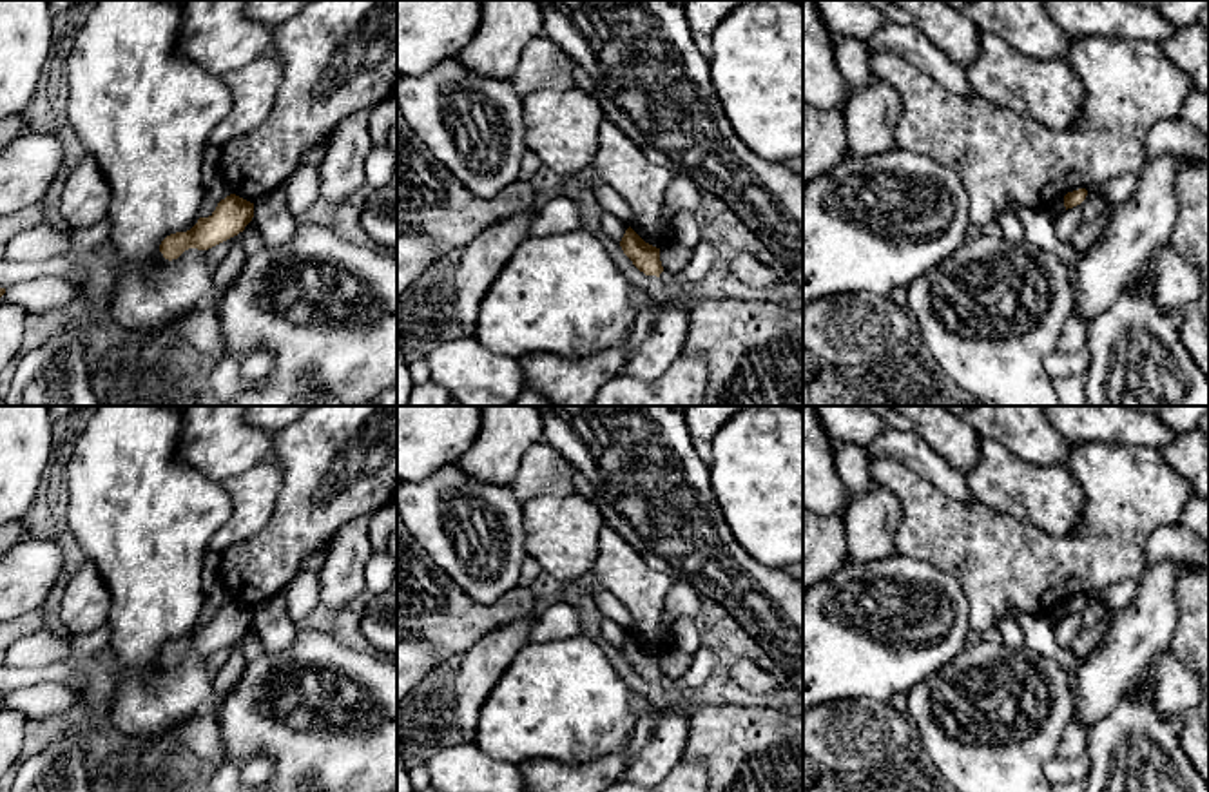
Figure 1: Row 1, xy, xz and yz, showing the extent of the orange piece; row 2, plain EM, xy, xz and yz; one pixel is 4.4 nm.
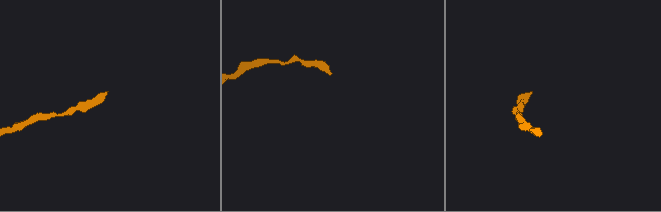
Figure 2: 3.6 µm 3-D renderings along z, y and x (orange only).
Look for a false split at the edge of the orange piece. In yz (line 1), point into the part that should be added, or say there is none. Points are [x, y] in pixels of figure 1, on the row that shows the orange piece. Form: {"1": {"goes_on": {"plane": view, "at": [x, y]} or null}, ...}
{"1": {"goes_on": null}}

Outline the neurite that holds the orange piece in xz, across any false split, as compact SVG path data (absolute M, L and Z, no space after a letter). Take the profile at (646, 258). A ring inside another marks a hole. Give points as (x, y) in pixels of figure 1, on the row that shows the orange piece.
M631 227L625 230L620 246L640 272L660 277L663 272L660 248L645 243Z

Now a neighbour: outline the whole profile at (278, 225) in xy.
M288 179L254 203L252 219L261 230L265 246L283 246L295 236L297 221L286 205L286 187Z

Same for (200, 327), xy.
M208 304L179 317L174 324L174 332L196 346L208 361L221 359L225 353L219 319Z

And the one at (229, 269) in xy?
M232 245L228 256L218 265L212 274L214 292L207 304L218 315L218 299L232 286L247 263L247 252L243 245Z

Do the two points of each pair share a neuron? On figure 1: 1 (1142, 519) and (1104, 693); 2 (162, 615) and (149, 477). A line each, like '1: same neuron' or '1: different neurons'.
1: different neurons
2: same neuron

